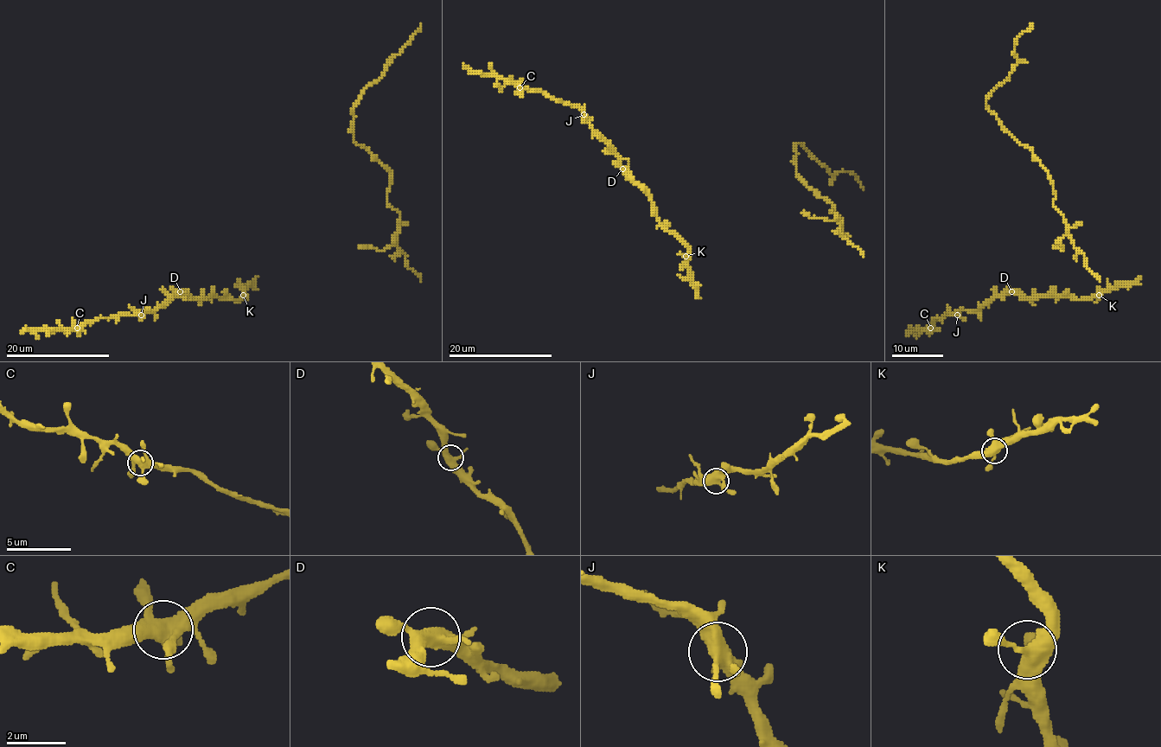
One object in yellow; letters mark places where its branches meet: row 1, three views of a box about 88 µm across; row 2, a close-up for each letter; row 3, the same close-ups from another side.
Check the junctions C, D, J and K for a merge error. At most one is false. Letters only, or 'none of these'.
none of these

